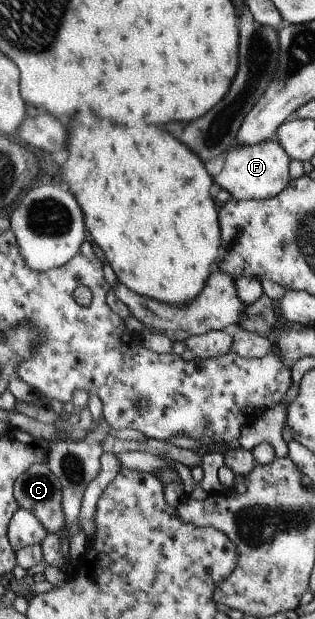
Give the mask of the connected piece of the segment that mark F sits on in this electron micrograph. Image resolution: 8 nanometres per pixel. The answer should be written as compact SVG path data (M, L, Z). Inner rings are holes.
M273 141L252 146L231 147L223 163L223 169L215 181L229 191L231 197L240 200L266 200L281 194L289 183L289 156L282 145Z

